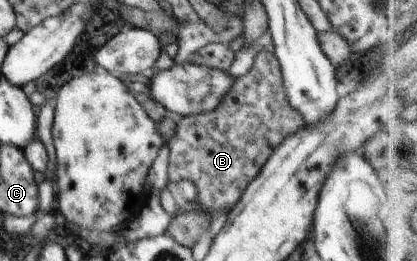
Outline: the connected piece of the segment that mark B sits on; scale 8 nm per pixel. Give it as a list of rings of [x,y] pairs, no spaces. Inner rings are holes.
[[[271,47],[262,49],[255,55],[251,70],[235,79],[227,97],[208,113],[181,116],[177,121],[175,136],[169,145],[169,181],[176,183],[181,179],[193,181],[198,189],[199,207],[204,211],[225,211],[228,213],[241,198],[250,182],[259,174],[272,152],[285,140],[286,136],[297,132],[306,125],[304,117],[286,99],[283,75],[278,58]]]

